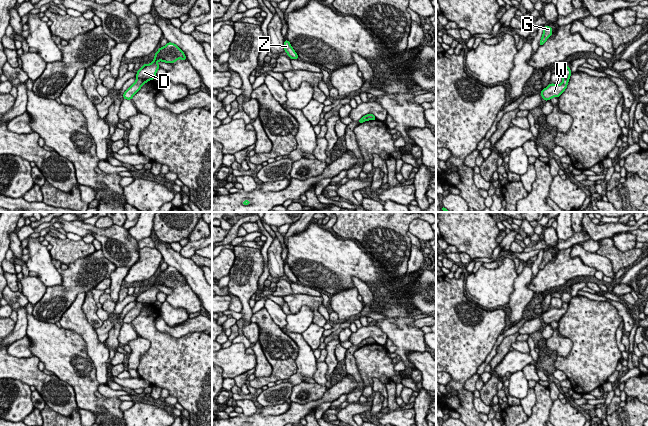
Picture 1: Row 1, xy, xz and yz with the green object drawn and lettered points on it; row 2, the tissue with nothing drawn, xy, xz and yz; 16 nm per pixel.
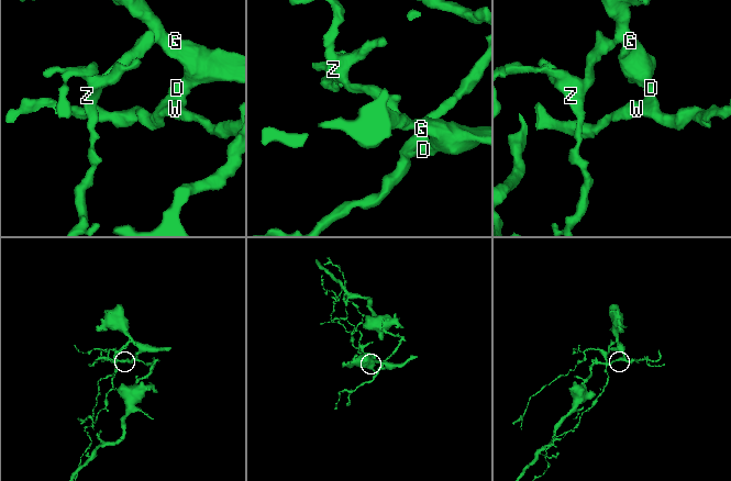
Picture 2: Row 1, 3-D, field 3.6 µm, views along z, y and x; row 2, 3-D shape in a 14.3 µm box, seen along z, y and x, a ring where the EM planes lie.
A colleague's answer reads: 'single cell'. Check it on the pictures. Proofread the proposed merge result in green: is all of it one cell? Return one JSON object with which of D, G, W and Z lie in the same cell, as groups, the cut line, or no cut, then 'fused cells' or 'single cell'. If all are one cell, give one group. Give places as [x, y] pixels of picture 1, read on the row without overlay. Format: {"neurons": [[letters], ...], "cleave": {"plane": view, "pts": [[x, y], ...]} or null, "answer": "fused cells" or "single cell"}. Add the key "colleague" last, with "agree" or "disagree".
{"neurons": [["D", "G", "Z"], ["W"]], "cleave": {"plane": "xy", "pts": [[137, 301], [148, 304]]}, "answer": "fused cells", "colleague": "disagree"}

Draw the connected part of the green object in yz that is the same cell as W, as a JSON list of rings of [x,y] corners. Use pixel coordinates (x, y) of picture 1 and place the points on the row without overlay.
[[[563,302],[559,309],[549,308],[545,313],[541,314],[541,320],[544,325],[551,324],[553,321],[559,321],[567,312],[569,303]]]

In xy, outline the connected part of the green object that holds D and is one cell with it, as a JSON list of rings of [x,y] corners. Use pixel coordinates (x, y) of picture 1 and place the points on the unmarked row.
[[[168,266],[165,271],[160,271],[155,277],[153,286],[144,288],[136,298],[137,302],[153,304],[156,296],[161,292],[156,286],[163,285],[165,287],[175,287],[177,283],[187,284],[183,275],[174,267]]]

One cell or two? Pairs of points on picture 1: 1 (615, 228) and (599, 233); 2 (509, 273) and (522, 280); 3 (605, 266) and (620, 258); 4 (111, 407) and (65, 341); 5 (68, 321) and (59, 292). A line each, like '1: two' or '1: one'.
1: one
2: two
3: two
4: one
5: two

